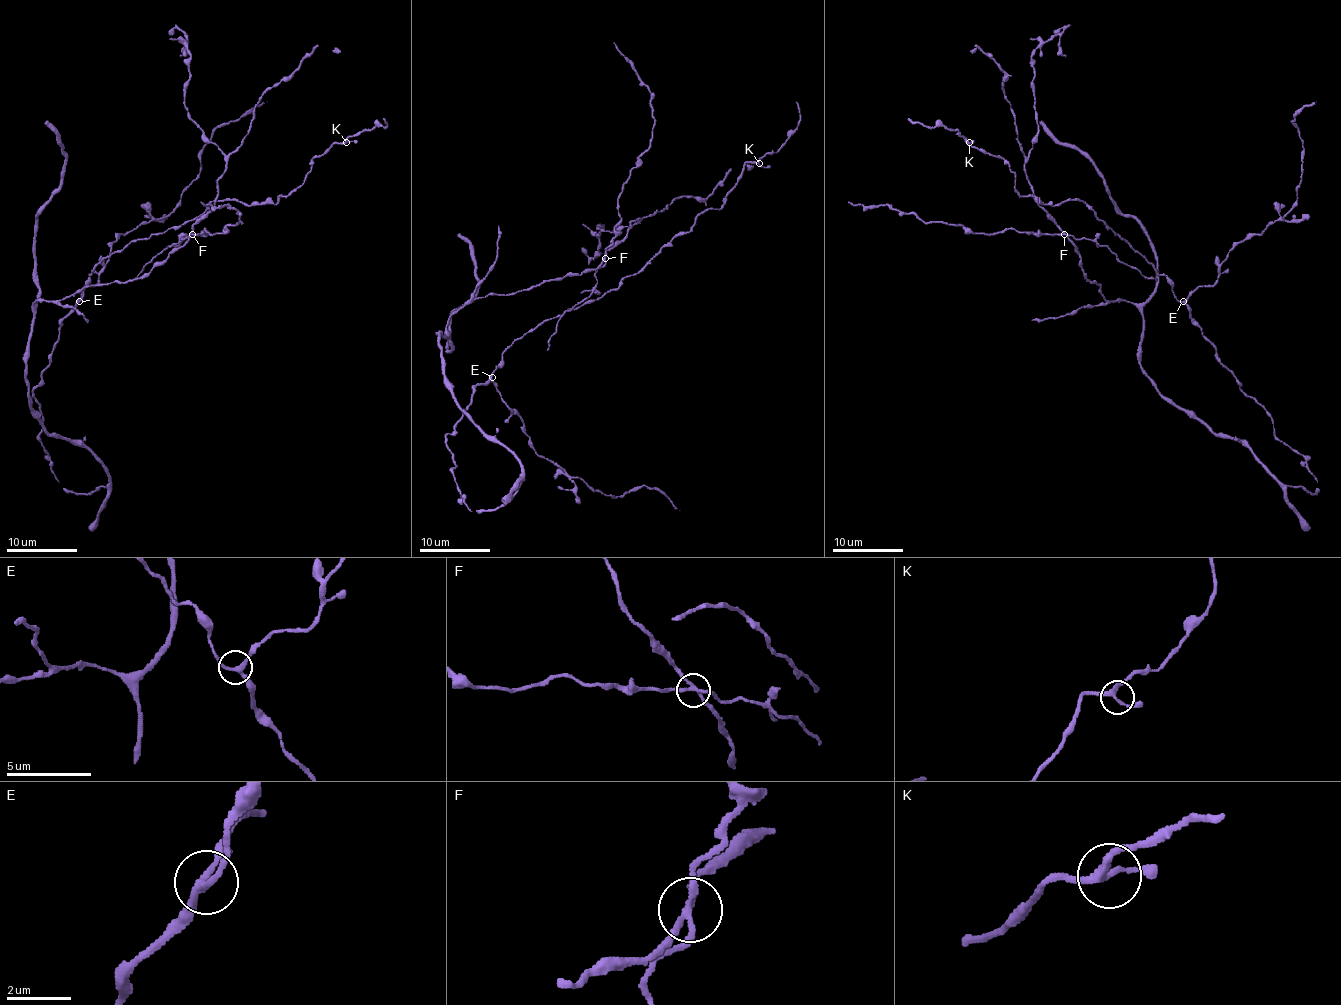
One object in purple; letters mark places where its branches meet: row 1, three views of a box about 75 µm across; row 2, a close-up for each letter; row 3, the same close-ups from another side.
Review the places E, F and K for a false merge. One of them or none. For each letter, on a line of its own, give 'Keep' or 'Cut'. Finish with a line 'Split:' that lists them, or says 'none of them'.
E: Keep
F: Cut
K: Keep
Split: F

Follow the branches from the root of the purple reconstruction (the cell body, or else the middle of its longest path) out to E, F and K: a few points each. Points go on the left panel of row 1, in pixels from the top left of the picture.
E: (94, 491), (66, 491), (57, 481), (40, 440), (42, 412), (33, 398), (57, 340), (59, 322), (79, 301)
F: (94, 491), (107, 486), (109, 470), (87, 449), (52, 437), (31, 408), (33, 304), (142, 278), (191, 234)
K: (94, 491), (57, 481), (33, 398), (93, 269), (214, 200), (274, 204), (346, 142)

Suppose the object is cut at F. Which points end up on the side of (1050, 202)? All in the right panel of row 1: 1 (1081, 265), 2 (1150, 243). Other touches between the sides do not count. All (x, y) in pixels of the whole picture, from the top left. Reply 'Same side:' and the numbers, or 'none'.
Same side: 1, 2

